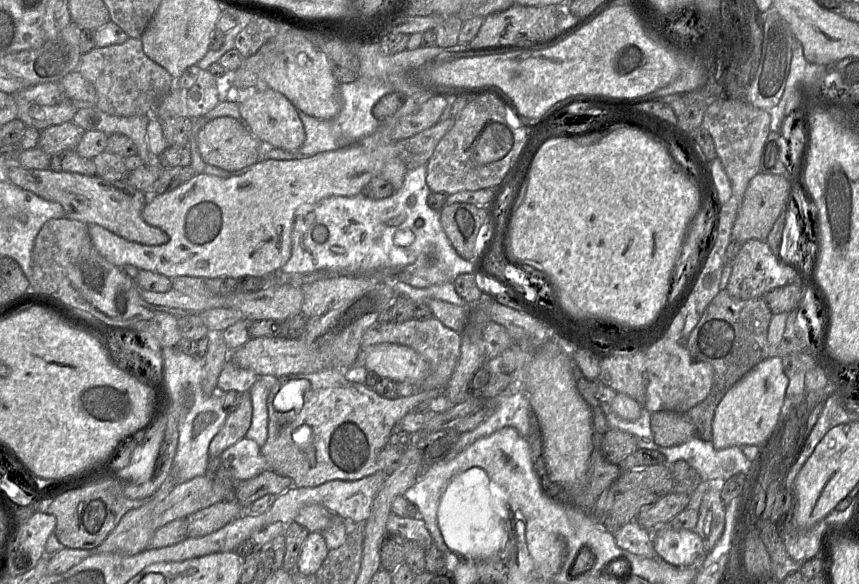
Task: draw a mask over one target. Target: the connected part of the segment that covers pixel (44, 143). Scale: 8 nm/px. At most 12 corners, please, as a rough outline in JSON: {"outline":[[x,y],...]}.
{"outline":[[73,121],[41,131],[37,147],[50,156],[76,149],[85,130]]}

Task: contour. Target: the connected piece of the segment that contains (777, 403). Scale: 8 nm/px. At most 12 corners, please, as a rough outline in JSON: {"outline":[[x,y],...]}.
{"outline":[[780,356],[755,365],[712,419],[721,450],[774,440],[788,378]]}

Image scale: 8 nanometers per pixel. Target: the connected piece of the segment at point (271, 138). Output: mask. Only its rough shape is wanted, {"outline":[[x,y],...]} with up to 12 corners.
{"outline":[[267,87],[239,104],[263,144],[298,150],[305,141],[299,111]]}

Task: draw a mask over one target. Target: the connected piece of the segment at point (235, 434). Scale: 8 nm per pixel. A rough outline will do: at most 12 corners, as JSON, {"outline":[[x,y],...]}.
{"outline":[[249,392],[209,445],[209,457],[246,436],[253,413]]}

